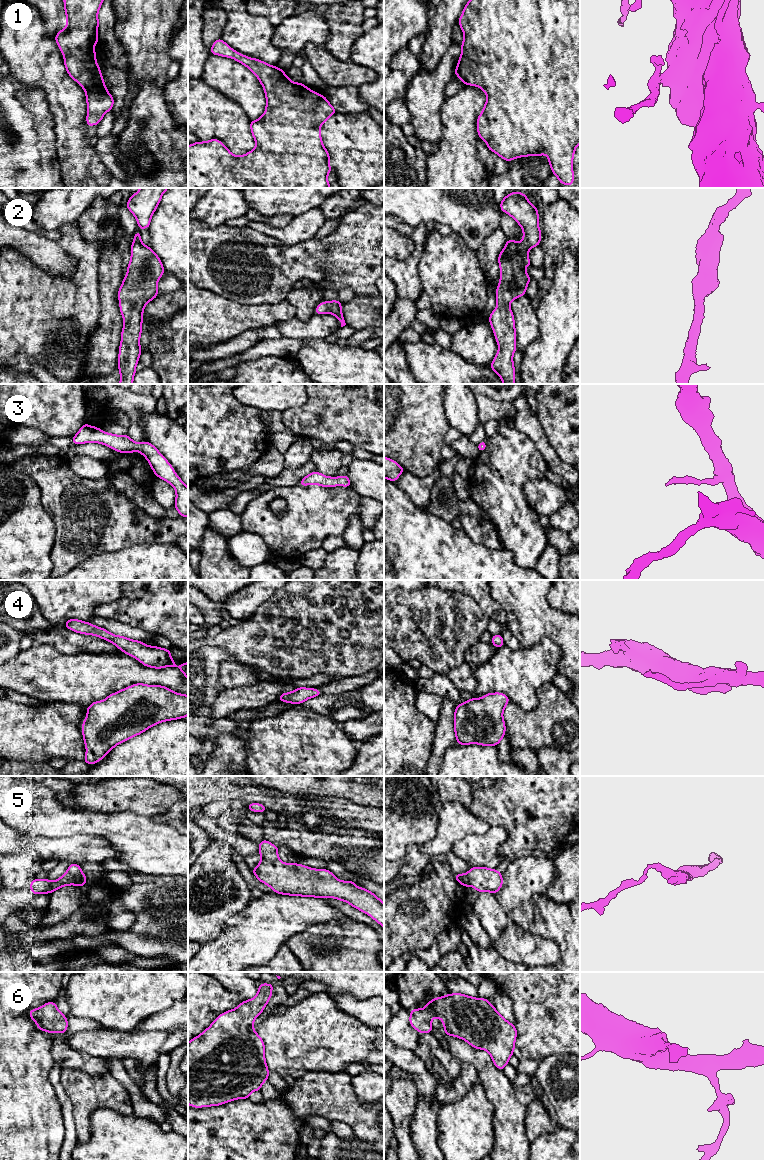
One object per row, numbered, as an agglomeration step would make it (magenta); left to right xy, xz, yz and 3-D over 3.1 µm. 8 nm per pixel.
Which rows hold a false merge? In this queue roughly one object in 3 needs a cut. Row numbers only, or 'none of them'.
5

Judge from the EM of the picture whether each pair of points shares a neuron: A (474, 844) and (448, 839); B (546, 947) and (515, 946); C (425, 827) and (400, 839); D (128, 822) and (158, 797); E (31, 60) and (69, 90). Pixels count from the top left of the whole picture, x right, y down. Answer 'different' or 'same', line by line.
A: different
B: same
C: same
D: different
E: same

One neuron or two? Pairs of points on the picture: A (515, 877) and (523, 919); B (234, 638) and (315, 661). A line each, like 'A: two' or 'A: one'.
A: one
B: one

